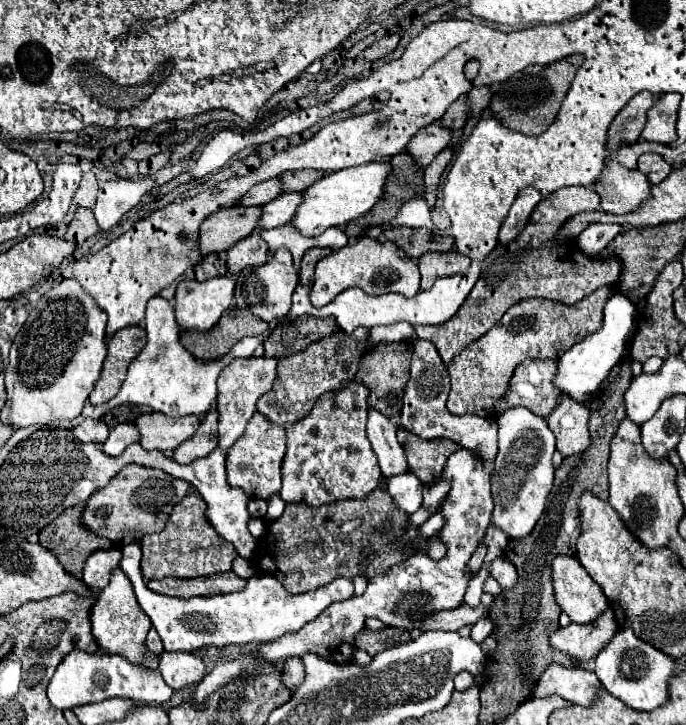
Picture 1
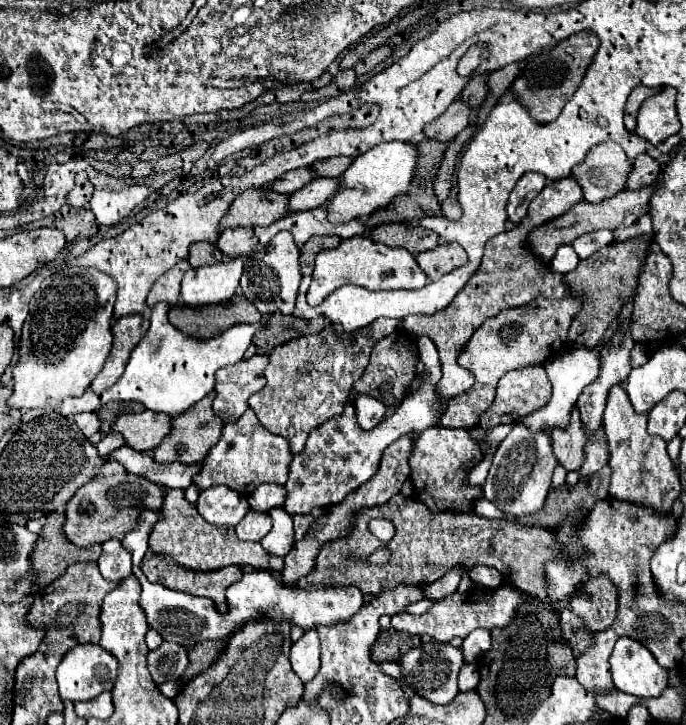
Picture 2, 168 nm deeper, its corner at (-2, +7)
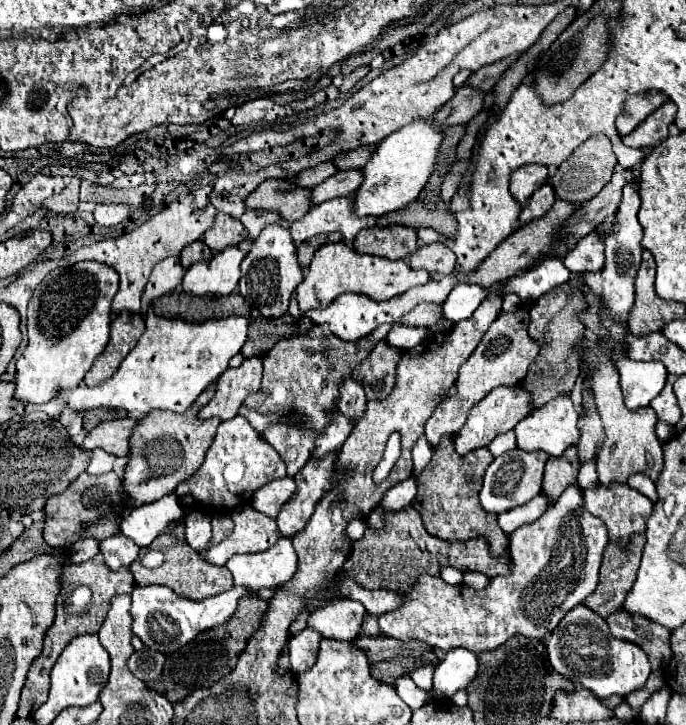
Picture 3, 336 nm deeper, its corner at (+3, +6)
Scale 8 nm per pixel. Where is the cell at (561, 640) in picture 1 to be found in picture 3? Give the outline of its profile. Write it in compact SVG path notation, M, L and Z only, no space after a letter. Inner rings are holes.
M636 534L626 550L606 546L600 566L598 588L584 600L584 606L590 606L590 610L600 614L602 618L608 618L622 608L626 594L634 586L644 542L644 534Z

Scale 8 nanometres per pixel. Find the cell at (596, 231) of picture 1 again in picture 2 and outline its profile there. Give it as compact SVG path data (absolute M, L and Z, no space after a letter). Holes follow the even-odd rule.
M601 229L601 231L593 231L593 233L587 233L587 235L581 235L579 239L575 239L573 249L579 255L579 259L587 259L611 243L613 243L613 231Z

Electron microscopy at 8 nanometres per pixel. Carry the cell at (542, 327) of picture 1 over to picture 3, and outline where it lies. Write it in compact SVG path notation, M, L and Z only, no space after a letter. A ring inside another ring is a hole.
M520 306L516 312L500 312L498 318L490 324L474 354L470 354L470 358L460 366L460 374L456 380L458 394L440 402L426 422L426 438L432 448L438 446L444 434L456 434L466 422L470 408L476 406L490 390L494 390L496 386L514 386L524 380L528 366L540 352L540 344L528 336L528 324L530 314L526 306Z

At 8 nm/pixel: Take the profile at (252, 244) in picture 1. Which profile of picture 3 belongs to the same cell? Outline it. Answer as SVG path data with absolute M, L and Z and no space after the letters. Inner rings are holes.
M218 214L216 224L204 234L204 242L212 252L214 250L222 252L228 246L238 246L246 238L248 238L248 230L242 226L242 222L226 214Z

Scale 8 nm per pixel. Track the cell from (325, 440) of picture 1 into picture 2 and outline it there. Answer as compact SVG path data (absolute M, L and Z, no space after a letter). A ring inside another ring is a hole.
M419 337L417 341L419 347L419 359L423 363L423 385L419 391L411 393L409 397L405 397L401 403L405 403L405 407L399 405L397 413L393 417L389 417L387 421L379 423L377 427L373 427L371 431L363 431L357 423L355 423L355 409L351 409L351 401L347 403L345 411L341 417L331 419L327 423L323 423L319 429L311 431L305 451L295 455L289 467L289 479L285 483L287 487L287 501L285 501L285 511L289 515L305 515L315 507L329 507L335 505L339 501L343 501L343 497L347 493L353 493L355 489L359 489L365 481L369 481L377 469L379 469L379 461L381 461L381 453L387 445L391 445L395 439L399 439L401 435L407 433L421 433L425 429L429 429L431 425L437 425L437 407L435 401L435 385L441 379L441 363L439 363L439 353L435 343L429 337Z

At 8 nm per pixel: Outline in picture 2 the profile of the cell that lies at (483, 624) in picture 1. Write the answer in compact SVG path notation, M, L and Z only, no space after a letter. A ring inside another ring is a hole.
M477 629L473 633L469 633L465 639L463 639L463 661L465 663L477 663L477 659L481 655L485 655L491 647L491 635L489 631L485 629Z

